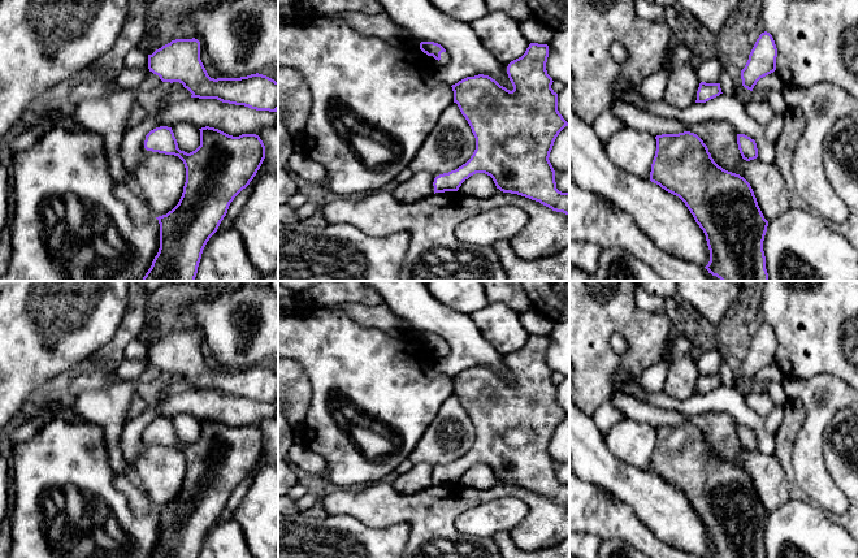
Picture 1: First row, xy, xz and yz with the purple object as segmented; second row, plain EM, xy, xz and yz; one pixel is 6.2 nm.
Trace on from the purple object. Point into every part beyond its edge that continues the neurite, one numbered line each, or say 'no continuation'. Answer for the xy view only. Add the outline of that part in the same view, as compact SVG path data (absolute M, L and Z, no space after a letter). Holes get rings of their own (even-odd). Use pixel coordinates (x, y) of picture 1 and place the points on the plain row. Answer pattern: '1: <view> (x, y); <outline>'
no continuation

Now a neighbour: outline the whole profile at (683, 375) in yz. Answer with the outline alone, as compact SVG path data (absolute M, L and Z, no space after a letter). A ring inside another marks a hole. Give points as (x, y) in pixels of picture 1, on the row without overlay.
M682 333L671 343L666 342L663 358L670 362L664 380L664 393L675 399L686 399L696 394L699 379L697 358L692 354L692 342Z

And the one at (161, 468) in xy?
M147 442L142 454L134 460L142 488L155 509L166 506L179 493L186 473L183 453L174 446Z

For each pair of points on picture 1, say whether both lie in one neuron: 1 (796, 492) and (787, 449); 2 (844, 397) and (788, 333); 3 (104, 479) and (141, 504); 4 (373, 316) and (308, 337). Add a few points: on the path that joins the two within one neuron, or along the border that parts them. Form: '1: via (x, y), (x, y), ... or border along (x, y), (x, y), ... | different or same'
1: via (792, 481), (787, 459) | same
2: border along (794, 376), (833, 375), (844, 381) | different
3: border along (113, 472), (113, 485), (126, 498), (131, 511) | different
4: border along (339, 305), (359, 324), (376, 327), (385, 332) | different

